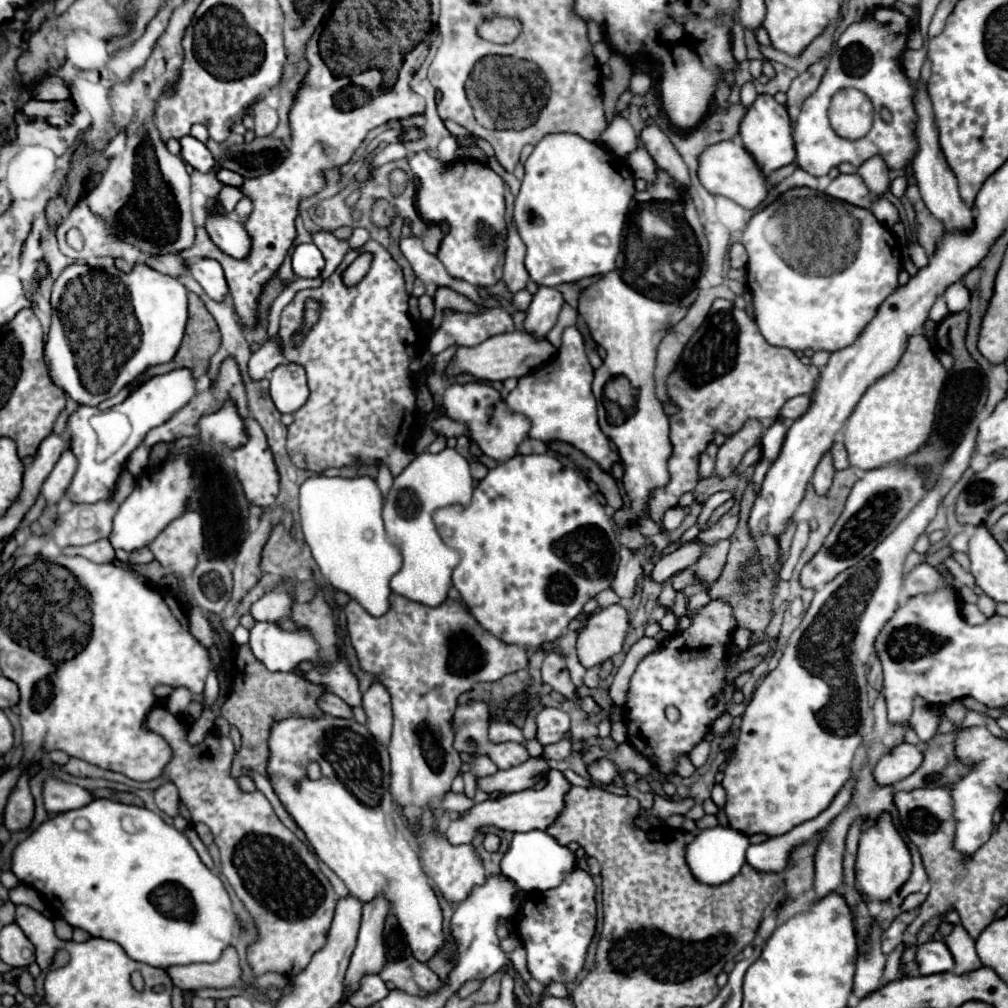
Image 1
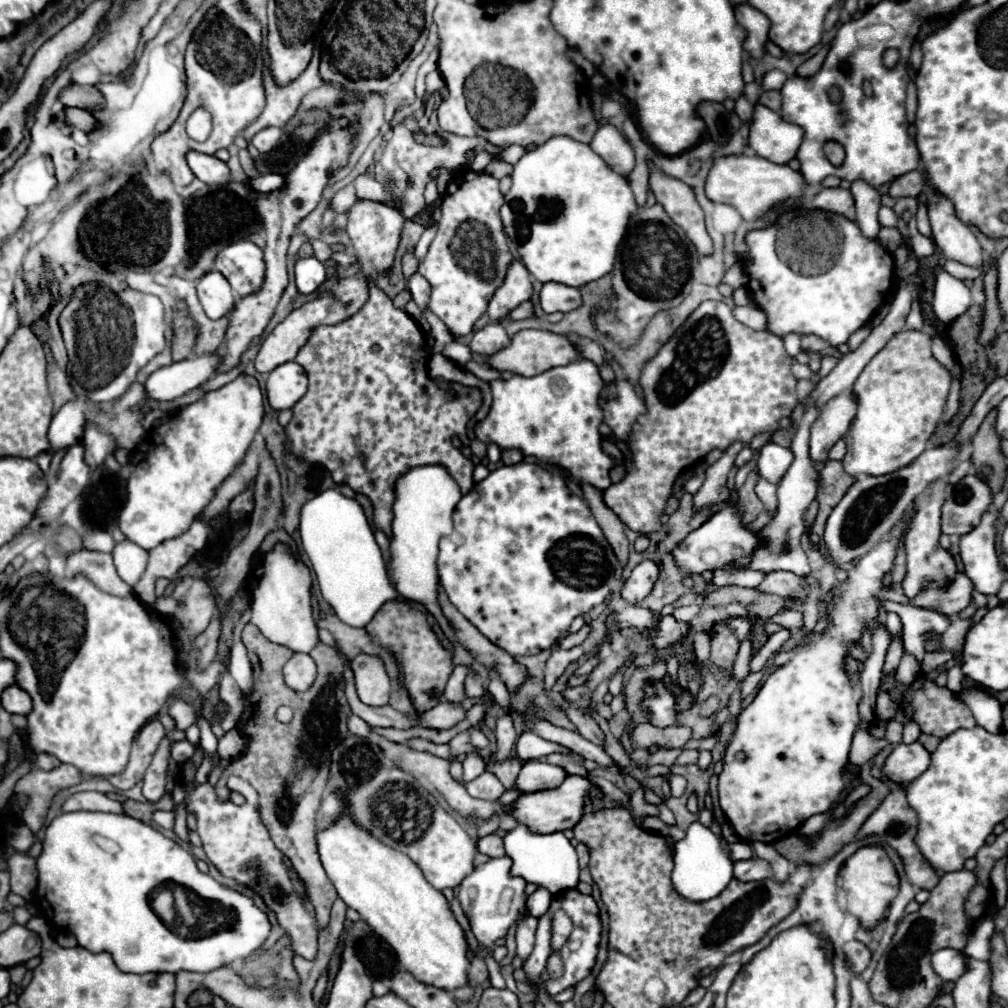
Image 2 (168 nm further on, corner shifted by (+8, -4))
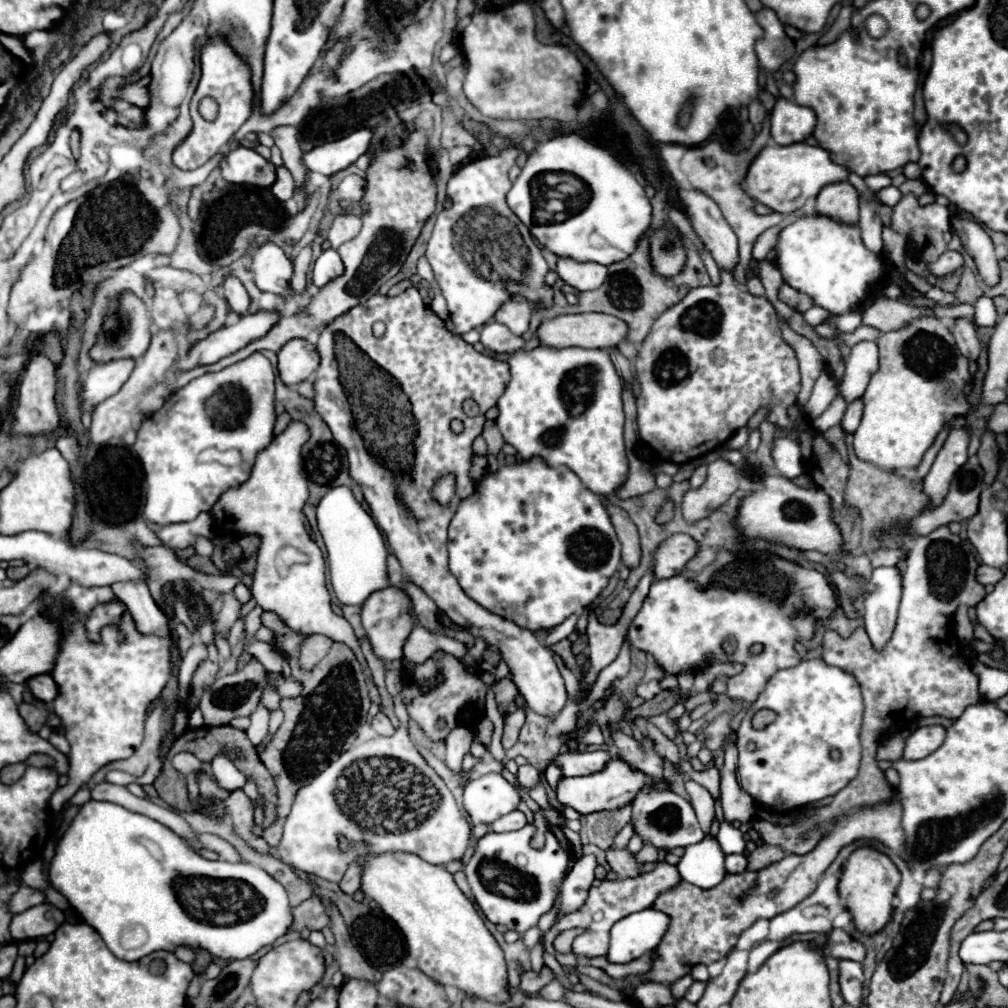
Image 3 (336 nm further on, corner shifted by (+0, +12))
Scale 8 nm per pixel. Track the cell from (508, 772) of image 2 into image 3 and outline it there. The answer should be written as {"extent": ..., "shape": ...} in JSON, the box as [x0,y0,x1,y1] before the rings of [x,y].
{"extent":[518,764,540,788],"shape":[[[524,764],[524,766],[520,766],[518,768],[518,782],[524,786],[524,788],[528,788],[528,786],[536,786],[538,784],[538,778],[540,778],[540,772],[534,768],[534,766],[530,766],[530,764]]]}

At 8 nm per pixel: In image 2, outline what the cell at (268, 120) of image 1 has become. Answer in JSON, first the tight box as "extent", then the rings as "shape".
{"extent":[252,128,280,154],"shape":[[[264,128],[260,130],[254,138],[252,138],[252,144],[262,152],[262,154],[270,154],[276,144],[280,140],[280,128]]]}

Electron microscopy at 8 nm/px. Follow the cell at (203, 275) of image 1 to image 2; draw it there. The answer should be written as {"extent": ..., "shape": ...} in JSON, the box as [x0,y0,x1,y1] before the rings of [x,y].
{"extent":[196,270,234,320],"shape":[[[216,270],[208,272],[204,278],[198,280],[196,286],[198,286],[200,302],[202,302],[208,318],[218,320],[222,316],[228,316],[234,310],[234,292],[232,292],[228,280],[224,280],[224,276],[220,276],[220,272],[216,272]]]}

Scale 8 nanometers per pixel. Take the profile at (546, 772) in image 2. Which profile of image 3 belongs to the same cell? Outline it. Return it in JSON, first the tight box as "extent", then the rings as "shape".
{"extent":[552,750,614,776],"shape":[[[596,750],[596,752],[560,752],[554,756],[552,764],[556,764],[562,770],[562,776],[584,776],[598,772],[604,768],[608,760],[612,760],[614,754]]]}

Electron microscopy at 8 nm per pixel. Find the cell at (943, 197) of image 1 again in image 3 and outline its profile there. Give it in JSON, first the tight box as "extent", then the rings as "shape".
{"extent":[952,216,998,286],"shape":[[[964,216],[952,218],[952,230],[958,234],[964,250],[974,258],[982,280],[988,286],[998,282],[998,258],[994,254],[994,244],[986,234],[984,226],[976,220],[968,220]]]}

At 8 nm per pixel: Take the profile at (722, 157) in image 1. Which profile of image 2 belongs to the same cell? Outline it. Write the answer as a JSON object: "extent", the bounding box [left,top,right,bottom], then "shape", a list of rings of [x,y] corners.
{"extent":[706,154,808,220],"shape":[[[754,154],[744,156],[724,156],[724,160],[716,160],[712,166],[712,172],[708,174],[706,184],[706,196],[712,202],[722,202],[734,206],[744,220],[758,220],[766,212],[770,212],[774,206],[788,198],[800,198],[804,196],[808,184],[802,176],[802,172],[792,170],[788,164],[774,164],[770,160],[764,160]]]}

